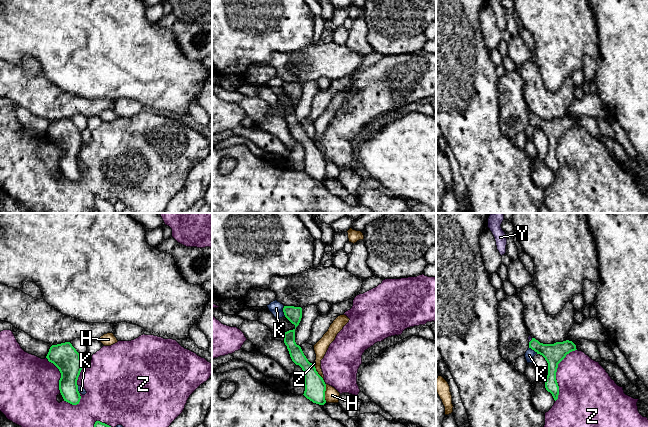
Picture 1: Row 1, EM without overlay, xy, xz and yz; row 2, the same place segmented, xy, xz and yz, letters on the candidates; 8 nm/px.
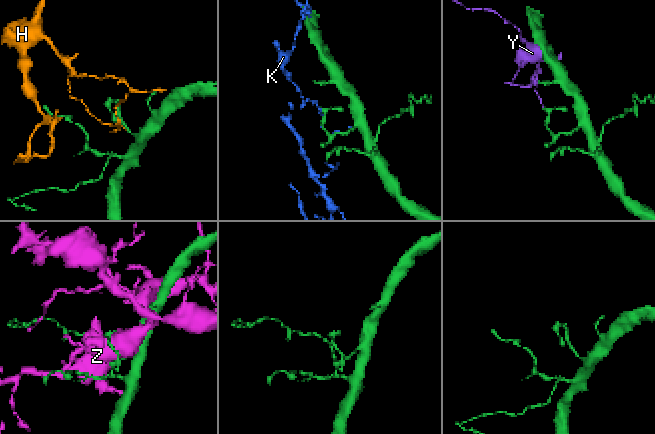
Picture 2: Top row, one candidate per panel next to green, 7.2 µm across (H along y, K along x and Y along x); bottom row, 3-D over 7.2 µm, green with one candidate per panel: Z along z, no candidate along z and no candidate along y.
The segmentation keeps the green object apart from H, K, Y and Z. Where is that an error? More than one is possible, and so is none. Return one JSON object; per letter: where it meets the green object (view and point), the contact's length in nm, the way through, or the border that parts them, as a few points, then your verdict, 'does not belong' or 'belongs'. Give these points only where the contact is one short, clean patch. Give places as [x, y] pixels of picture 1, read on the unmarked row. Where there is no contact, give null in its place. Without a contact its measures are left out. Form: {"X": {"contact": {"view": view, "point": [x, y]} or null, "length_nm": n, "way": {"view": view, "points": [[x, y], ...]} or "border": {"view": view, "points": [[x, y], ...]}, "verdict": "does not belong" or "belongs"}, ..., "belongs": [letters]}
{"H": {"contact": {"view": "xz", "point": [325, 160]}, "length_nm": 300, "verdict": "does not belong"}, "K": {"contact": {"view": "xz", "point": [283, 87]}, "length_nm": 80, "verdict": "does not belong"}, "Y": {"contact": {"view": "yz", "point": [531, 116]}, "length_nm": 50, "border": {"view": "yz", "points": [[532, 114], [529, 118]]}, "verdict": "does not belong"}, "Z": {"contact": {"view": "yz", "point": [555, 149]}, "length_nm": 460, "verdict": "does not belong"}, "belongs": []}

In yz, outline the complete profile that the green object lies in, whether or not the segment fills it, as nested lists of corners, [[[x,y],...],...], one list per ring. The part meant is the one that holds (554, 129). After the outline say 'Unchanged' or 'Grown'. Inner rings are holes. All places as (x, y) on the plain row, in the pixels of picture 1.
[[[535,114],[529,118],[529,124],[537,130],[542,131],[548,139],[548,151],[545,157],[545,164],[550,168],[556,177],[559,171],[559,162],[556,156],[558,140],[572,127],[577,126],[576,121],[569,116],[556,118],[554,120],[543,120]]]. Unchanged

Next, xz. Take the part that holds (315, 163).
[[[295,105],[284,109],[284,119],[287,122],[292,137],[304,148],[304,172],[313,179],[324,181],[326,160],[316,147],[315,142],[308,137],[301,123],[295,118]]]. Unchanged

